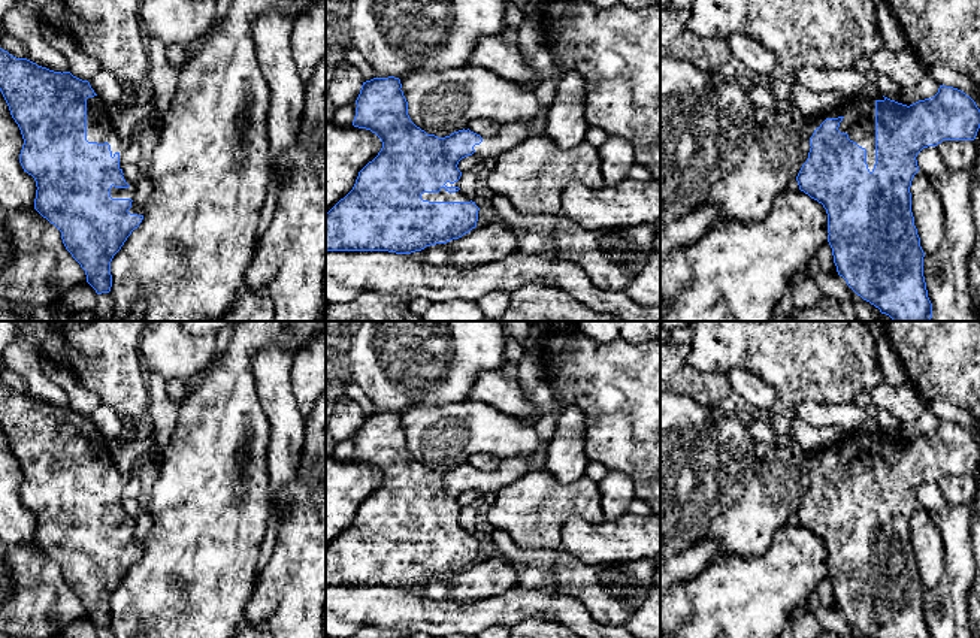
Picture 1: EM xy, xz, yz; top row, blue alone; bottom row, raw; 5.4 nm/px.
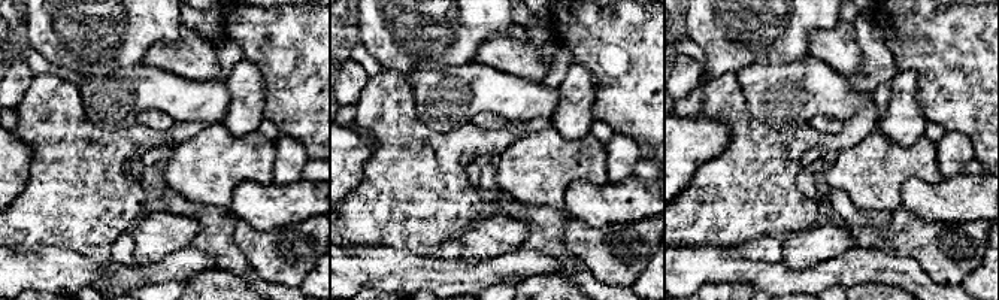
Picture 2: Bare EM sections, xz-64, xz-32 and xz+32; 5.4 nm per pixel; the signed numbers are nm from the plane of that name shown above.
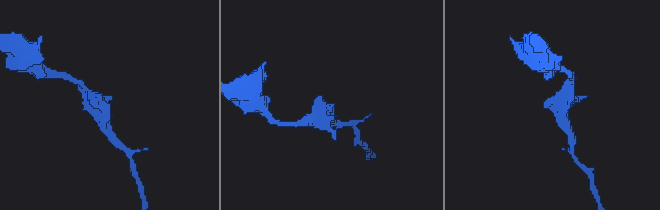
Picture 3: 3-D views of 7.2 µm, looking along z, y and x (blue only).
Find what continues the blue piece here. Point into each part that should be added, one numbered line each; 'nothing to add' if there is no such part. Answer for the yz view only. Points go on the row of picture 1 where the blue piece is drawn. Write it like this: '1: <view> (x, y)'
1: yz (859, 112)

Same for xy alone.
1: xy (99, 127)

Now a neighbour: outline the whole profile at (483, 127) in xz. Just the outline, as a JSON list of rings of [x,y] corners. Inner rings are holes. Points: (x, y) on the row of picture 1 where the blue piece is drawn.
[[[474,120],[468,124],[468,128],[477,134],[480,134],[481,137],[490,137],[490,136],[496,136],[500,133],[502,126],[489,121],[489,120]]]

